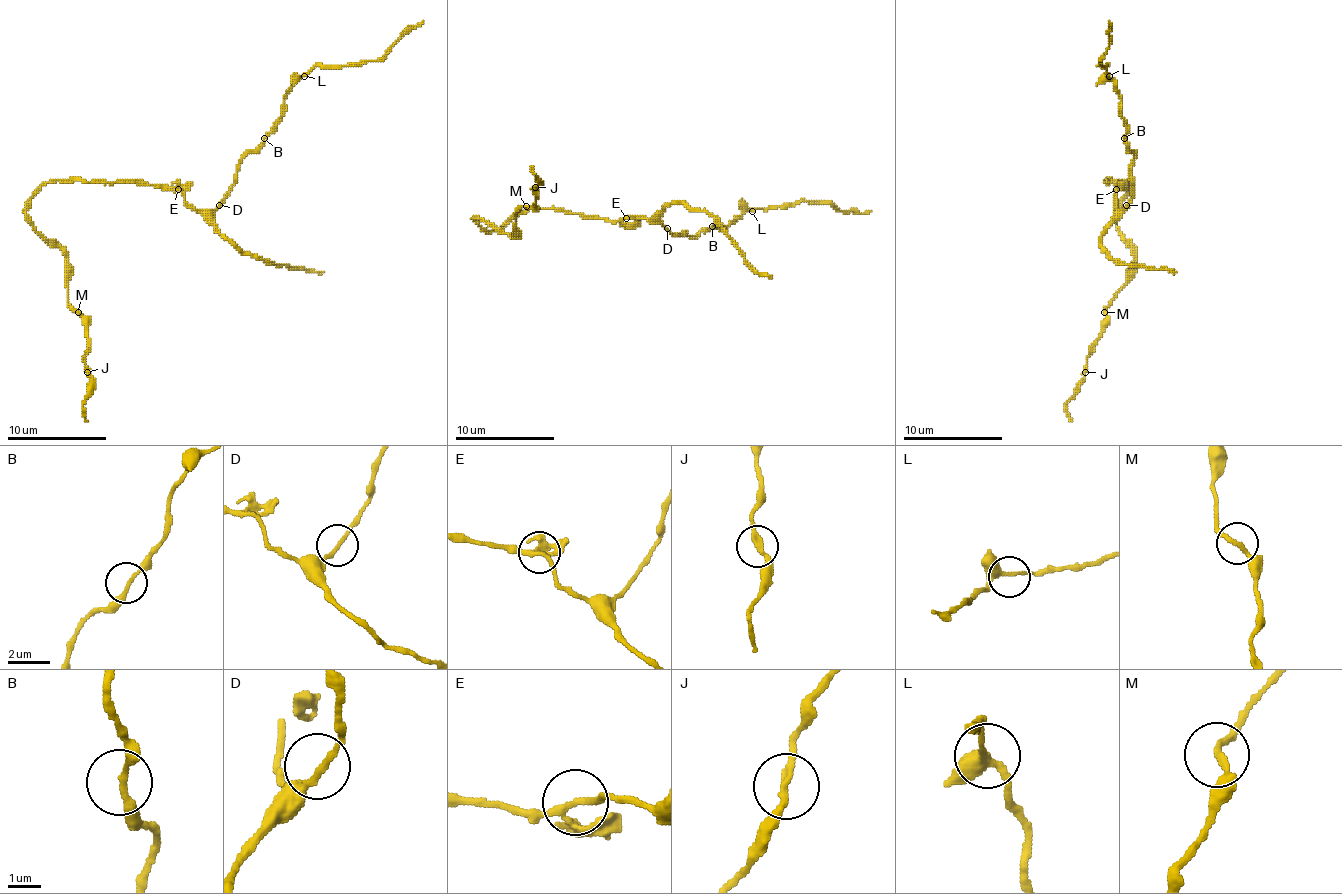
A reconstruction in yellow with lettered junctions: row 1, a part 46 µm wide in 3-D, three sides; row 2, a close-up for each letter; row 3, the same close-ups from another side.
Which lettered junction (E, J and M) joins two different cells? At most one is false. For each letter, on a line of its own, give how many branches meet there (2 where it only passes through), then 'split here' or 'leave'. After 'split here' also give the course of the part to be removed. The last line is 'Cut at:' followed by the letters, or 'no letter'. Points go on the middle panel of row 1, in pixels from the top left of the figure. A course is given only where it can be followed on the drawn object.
E: 3 branches meet; leave
J: 2 branches meet; leave
M: 2 branches meet; leave
Cut at: no letter

